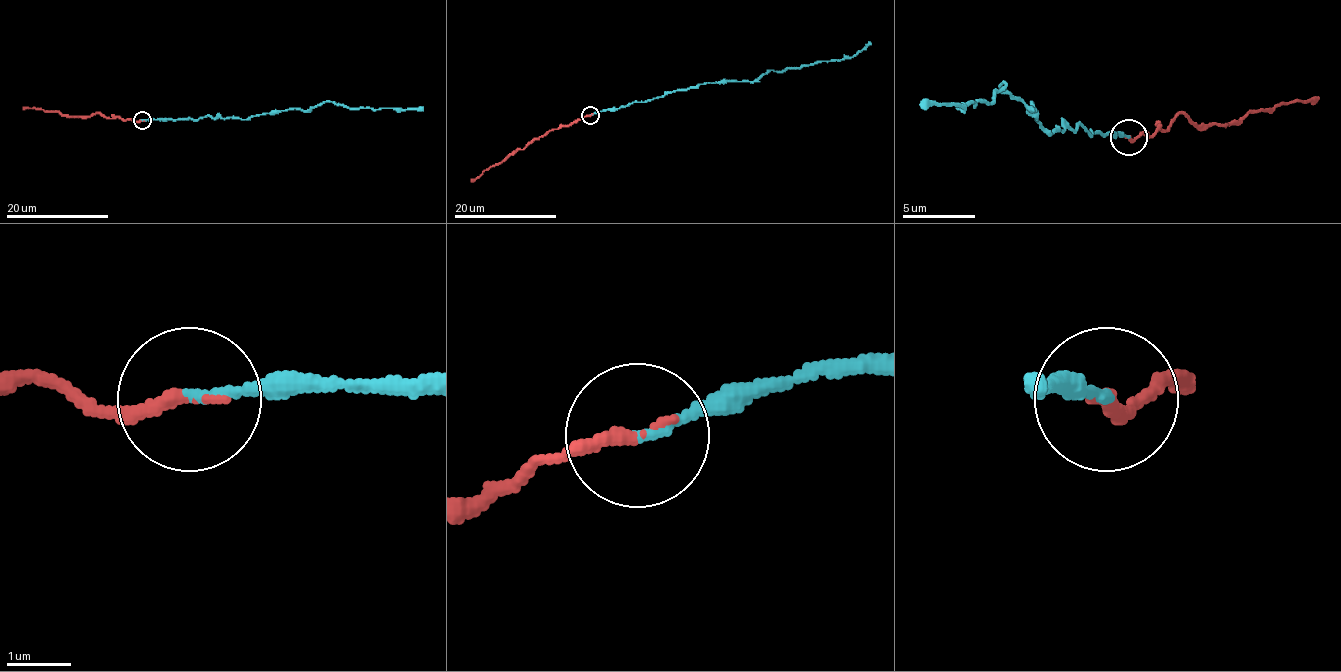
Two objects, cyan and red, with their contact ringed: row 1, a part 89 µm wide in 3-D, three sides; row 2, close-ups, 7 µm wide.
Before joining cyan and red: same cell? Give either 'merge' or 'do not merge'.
merge

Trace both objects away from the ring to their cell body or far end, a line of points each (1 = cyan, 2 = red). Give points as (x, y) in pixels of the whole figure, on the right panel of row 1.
1: (1128, 138), (1080, 123), (1051, 134), (1003, 83), (974, 105), (923, 98)
2: (1128, 138), (1150, 134), (1157, 127), (1168, 127), (1182, 112), (1193, 123), (1230, 123), (1248, 112), (1318, 98)

